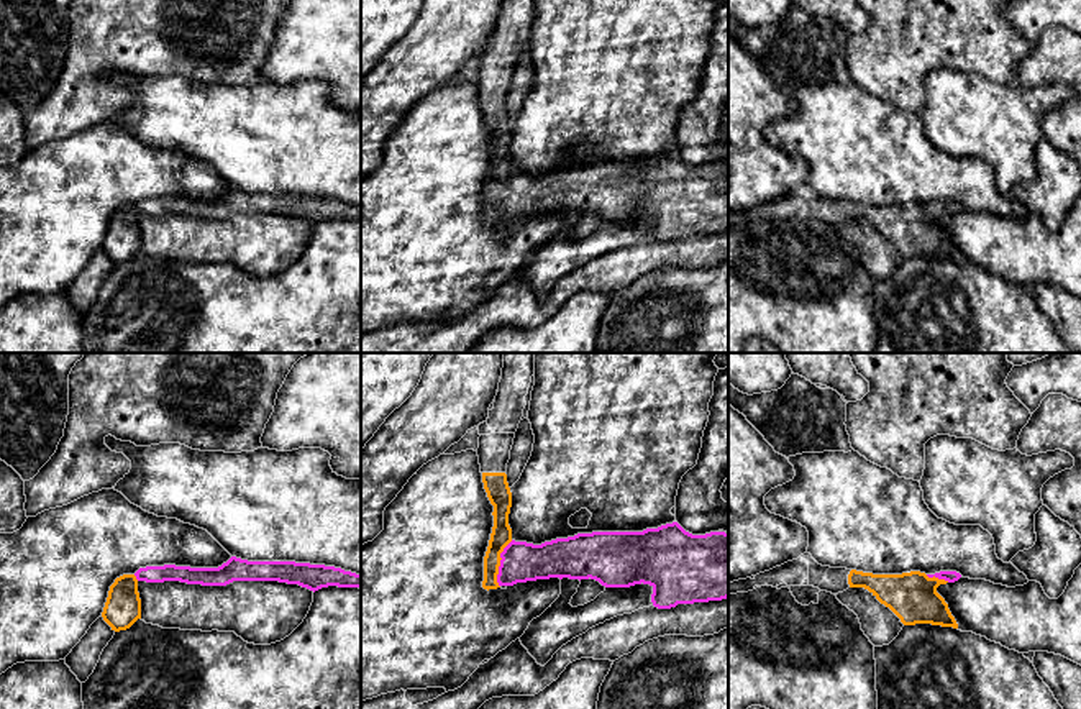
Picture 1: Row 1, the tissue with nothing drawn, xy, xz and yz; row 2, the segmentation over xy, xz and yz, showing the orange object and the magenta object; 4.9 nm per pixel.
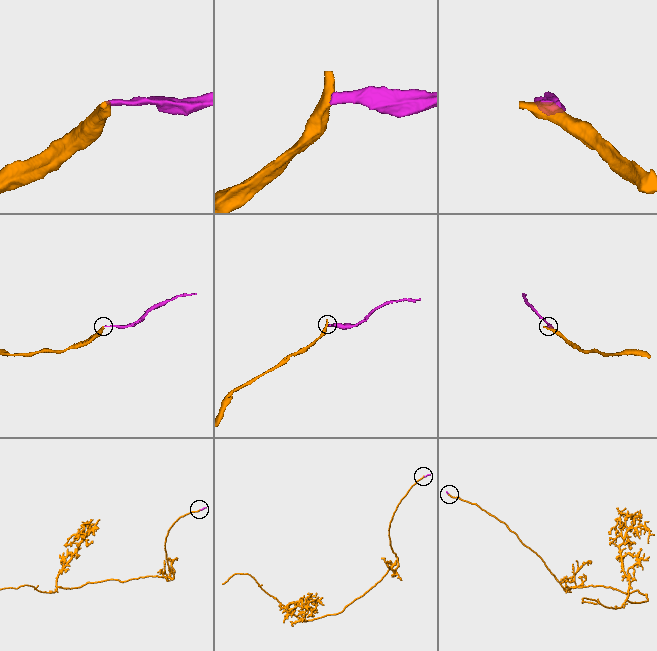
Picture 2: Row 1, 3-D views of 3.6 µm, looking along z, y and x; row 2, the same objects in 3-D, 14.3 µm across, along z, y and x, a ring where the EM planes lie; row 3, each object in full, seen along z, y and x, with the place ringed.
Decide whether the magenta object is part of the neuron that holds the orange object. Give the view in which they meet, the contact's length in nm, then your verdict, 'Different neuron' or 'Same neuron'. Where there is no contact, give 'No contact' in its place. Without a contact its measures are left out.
Touches orange in xz. Shared border 240 nm. Same neuron

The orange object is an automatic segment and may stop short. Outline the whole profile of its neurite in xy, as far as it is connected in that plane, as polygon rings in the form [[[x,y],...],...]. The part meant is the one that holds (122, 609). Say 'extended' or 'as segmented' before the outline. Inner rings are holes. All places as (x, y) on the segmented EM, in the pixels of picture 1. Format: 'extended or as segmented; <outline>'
extended; [[[231,556],[218,568],[146,566],[135,574],[116,578],[110,586],[102,617],[112,630],[126,630],[141,619],[139,581],[180,581],[202,586],[226,586],[233,581],[279,581],[299,584],[313,592],[328,586],[361,589],[361,574],[335,566],[295,561],[248,561]]]

